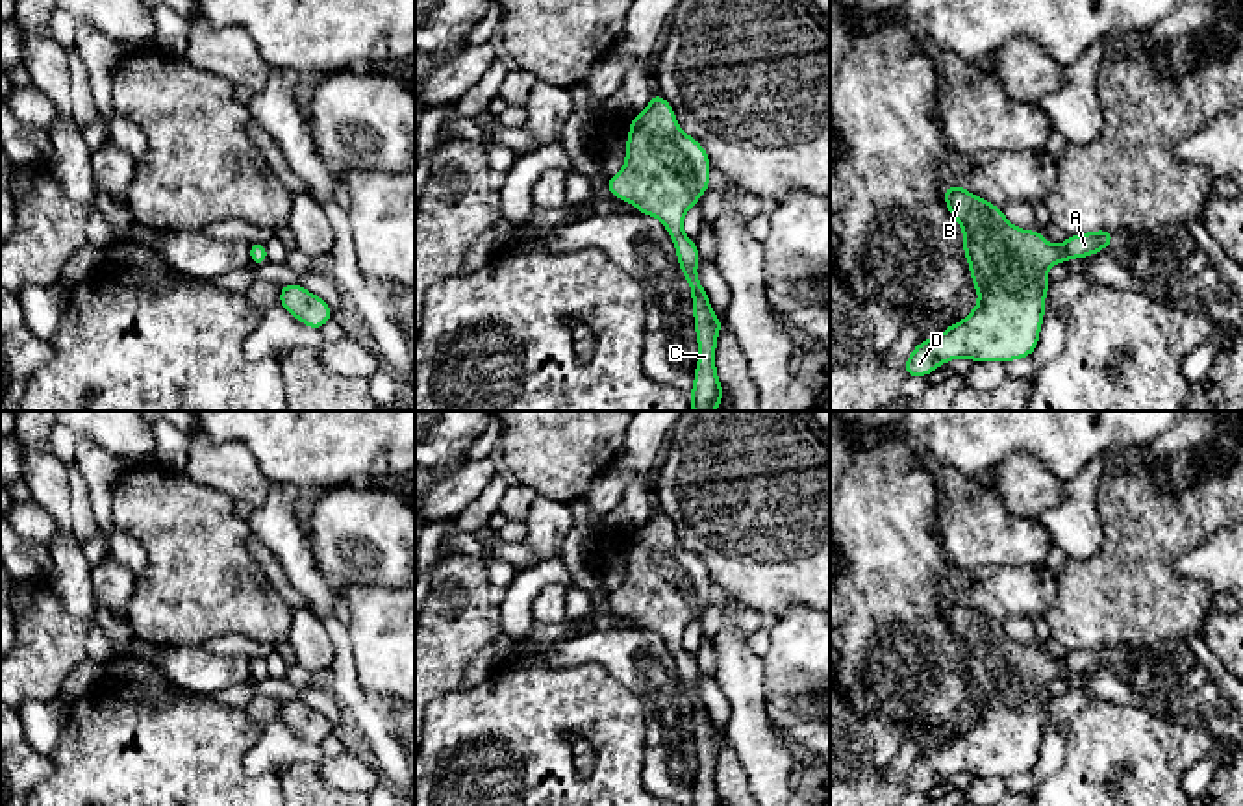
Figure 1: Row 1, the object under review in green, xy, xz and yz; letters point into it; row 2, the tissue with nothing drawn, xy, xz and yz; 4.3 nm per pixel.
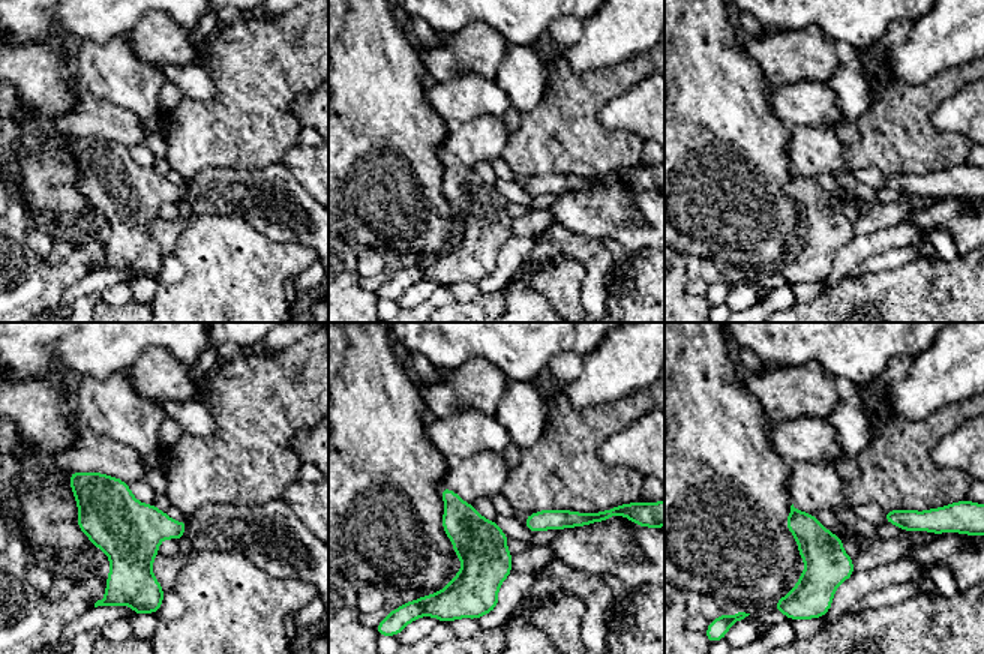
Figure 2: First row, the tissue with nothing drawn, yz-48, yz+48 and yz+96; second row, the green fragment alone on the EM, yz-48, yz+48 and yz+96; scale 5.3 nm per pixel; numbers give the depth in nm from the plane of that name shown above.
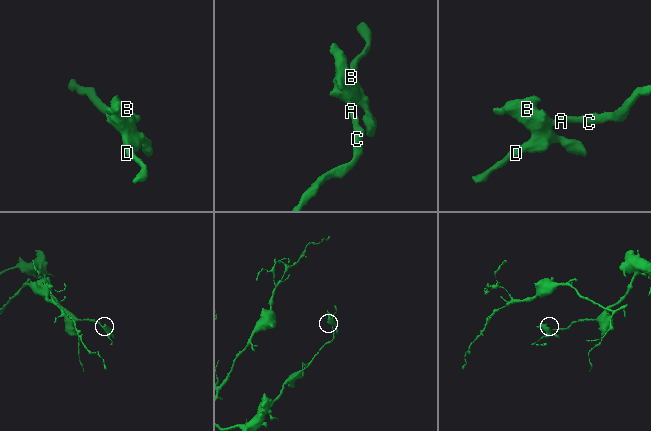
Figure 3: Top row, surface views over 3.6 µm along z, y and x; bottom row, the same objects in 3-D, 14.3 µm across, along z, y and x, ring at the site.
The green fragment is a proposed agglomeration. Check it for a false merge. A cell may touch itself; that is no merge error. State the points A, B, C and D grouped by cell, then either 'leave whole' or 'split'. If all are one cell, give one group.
A B C D; leave whole

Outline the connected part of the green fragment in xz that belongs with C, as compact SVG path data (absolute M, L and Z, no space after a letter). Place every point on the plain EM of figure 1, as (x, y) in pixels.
M658 508L650 519L630 534L624 582L606 595L617 615L632 617L639 628L656 632L671 650L680 686L691 700L698 776L691 806L722 806L715 763L719 743L709 713L698 695L700 669L682 643L685 628L709 604L711 578L704 561L684 548L672 521Z

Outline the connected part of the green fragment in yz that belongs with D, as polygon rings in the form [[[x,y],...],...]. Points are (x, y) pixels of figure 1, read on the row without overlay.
[[[948,600],[943,615],[963,645],[963,667],[980,713],[963,736],[913,763],[904,778],[908,793],[932,789],[958,773],[1008,778],[1032,771],[1052,700],[1047,686],[1093,671],[1113,656],[1111,645],[1097,645],[1054,661],[1041,645],[1013,641],[1002,624],[961,600]]]

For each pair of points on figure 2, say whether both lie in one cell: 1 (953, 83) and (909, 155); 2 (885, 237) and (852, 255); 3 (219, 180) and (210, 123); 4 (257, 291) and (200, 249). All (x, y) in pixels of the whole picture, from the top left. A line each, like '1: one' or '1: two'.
1: one
2: one
3: two
4: one

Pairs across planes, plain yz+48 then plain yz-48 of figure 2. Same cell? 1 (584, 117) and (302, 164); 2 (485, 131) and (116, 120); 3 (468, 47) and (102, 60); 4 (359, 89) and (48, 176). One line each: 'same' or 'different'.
1: different
2: same
3: different
4: same

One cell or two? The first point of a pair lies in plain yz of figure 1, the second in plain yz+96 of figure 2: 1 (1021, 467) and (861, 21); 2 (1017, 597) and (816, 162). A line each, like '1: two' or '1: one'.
1: two
2: one

